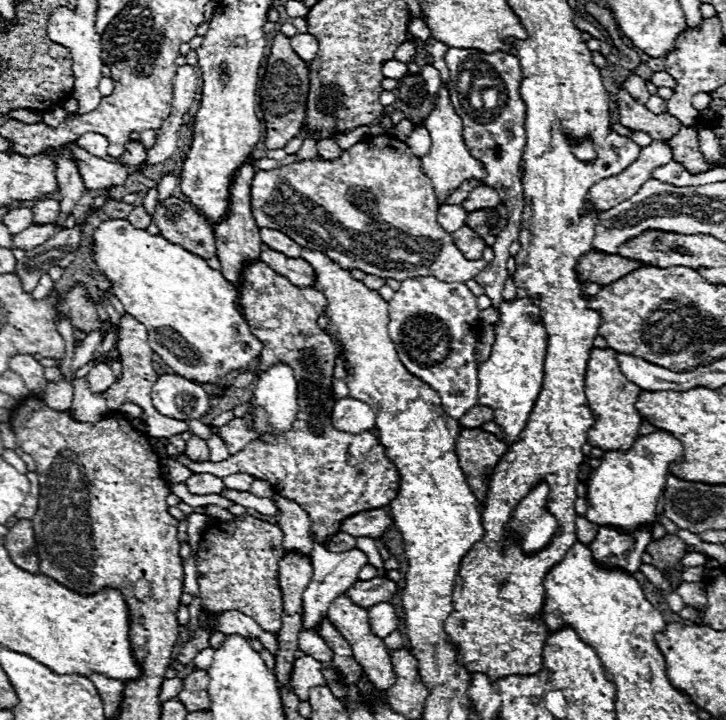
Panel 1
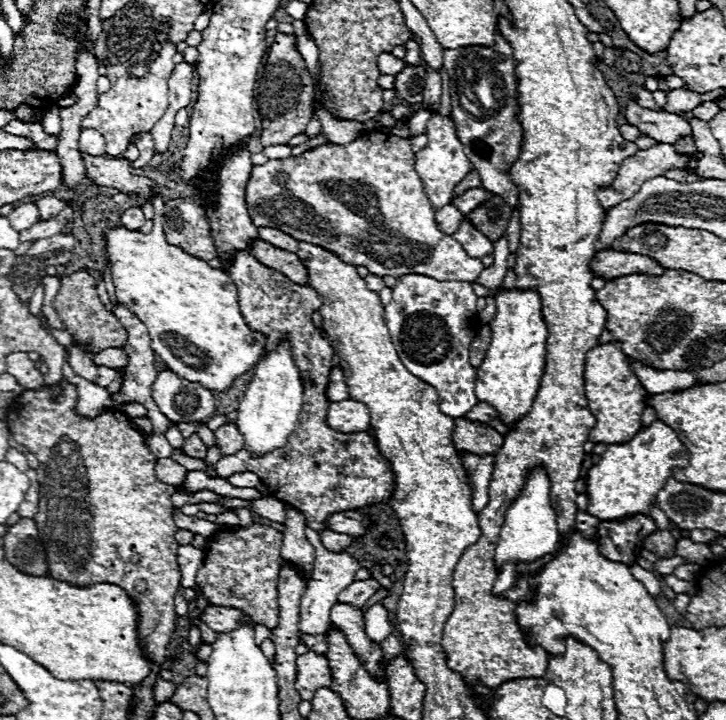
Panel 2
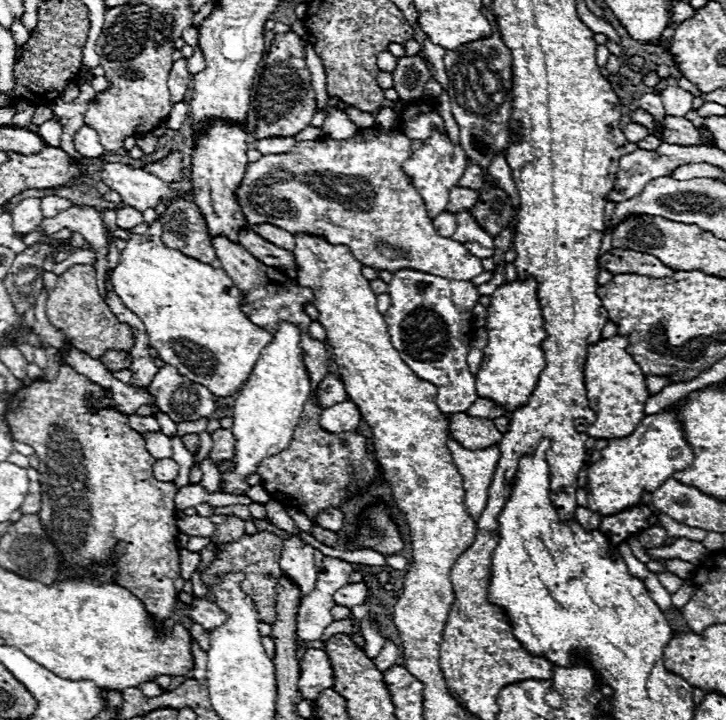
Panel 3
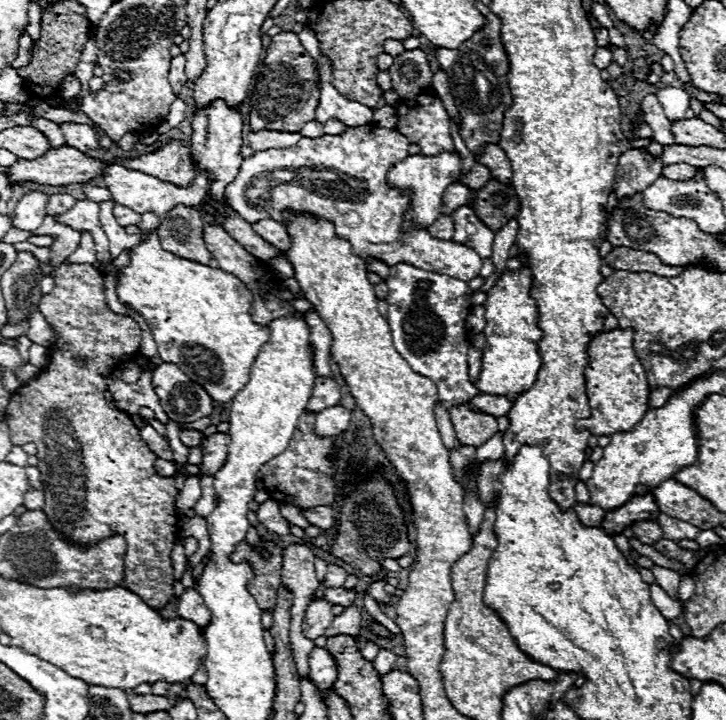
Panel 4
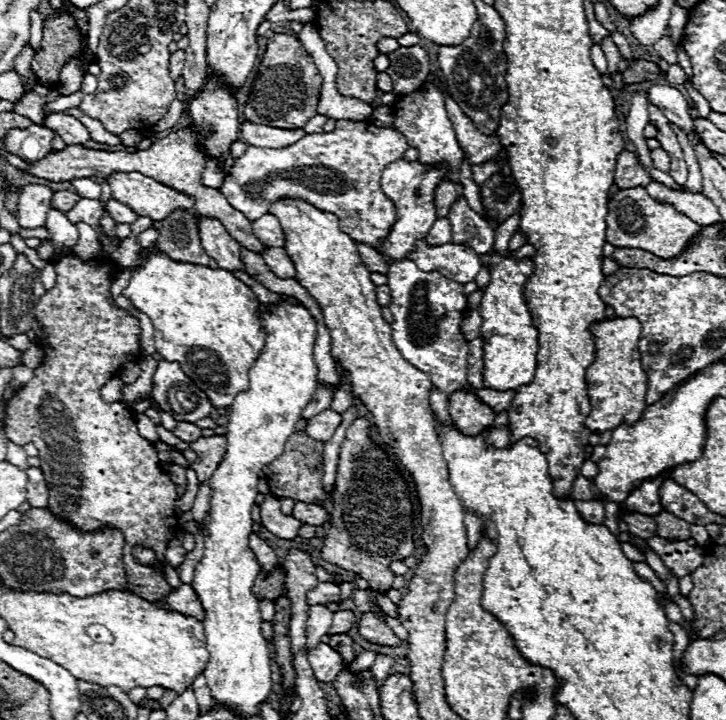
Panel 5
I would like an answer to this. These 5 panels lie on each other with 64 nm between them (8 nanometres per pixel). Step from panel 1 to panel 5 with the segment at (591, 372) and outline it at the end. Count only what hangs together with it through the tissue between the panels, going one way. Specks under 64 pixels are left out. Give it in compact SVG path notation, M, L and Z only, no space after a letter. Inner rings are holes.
M612 318L600 320L594 324L594 346L596 358L594 364L586 370L588 382L588 396L592 410L584 425L588 426L594 434L602 434L610 428L620 426L620 422L634 424L644 408L646 408L646 372L642 370L638 340L640 340L640 322L636 318Z

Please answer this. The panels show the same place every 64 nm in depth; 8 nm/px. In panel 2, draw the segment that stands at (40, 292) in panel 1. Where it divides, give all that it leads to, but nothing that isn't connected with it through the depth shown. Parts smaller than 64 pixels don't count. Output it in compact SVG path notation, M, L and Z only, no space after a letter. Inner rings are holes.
M40 283L33 292L29 303L29 310L31 313L38 314L41 311L44 298L44 285Z

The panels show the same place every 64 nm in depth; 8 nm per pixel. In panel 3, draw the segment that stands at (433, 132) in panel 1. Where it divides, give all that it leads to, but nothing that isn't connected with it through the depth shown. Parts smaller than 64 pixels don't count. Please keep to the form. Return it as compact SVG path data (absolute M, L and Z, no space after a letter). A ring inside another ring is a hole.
M434 132L430 136L430 140L420 150L416 150L410 156L410 160L406 160L406 164L402 164L402 170L412 180L412 184L418 188L418 192L426 204L428 216L434 220L434 216L438 216L446 208L450 188L458 184L458 180L462 178L462 174L466 170L466 154L464 154L462 146L452 144L448 140L448 136Z

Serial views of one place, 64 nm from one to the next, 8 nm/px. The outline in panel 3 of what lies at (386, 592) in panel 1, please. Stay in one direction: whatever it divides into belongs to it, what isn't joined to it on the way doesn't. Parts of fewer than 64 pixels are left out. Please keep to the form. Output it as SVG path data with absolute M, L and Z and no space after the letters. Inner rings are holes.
M346 584L346 588L334 592L334 602L342 604L342 606L358 606L364 602L364 598L368 596L368 586L366 584Z

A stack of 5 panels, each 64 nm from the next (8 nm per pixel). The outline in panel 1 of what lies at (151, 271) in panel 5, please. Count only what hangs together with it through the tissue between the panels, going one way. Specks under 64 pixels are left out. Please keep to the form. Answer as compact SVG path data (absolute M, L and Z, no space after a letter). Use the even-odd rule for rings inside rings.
M169 173L165 175L159 183L158 186L158 203L167 199L172 195L172 192L176 189L179 184L179 179L174 174ZM106 220L106 222L102 222L102 224L96 228L96 232L94 232L94 246L96 246L96 248L94 248L94 262L100 266L102 274L110 280L110 284L112 284L112 288L114 288L114 296L122 302L122 306L124 306L124 310L126 310L128 314L132 314L138 322L142 322L142 324L146 326L148 338L150 338L150 348L152 348L178 376L182 376L182 378L186 378L186 380L194 380L194 382L198 382L198 384L218 384L220 378L224 378L224 376L230 374L232 370L244 370L244 368L248 368L250 362L260 356L260 352L262 352L262 342L256 340L256 336L250 332L250 328L248 328L244 316L238 312L238 306L236 306L236 298L238 298L236 286L234 286L232 282L228 282L228 280L222 276L220 270L212 270L212 268L206 264L204 258L200 258L200 256L196 256L196 254L190 254L190 252L184 250L182 246L176 246L176 244L168 242L162 234L154 234L154 236L152 236L152 234L148 234L146 230L134 228L134 226L132 226L130 222L126 222L126 220Z

